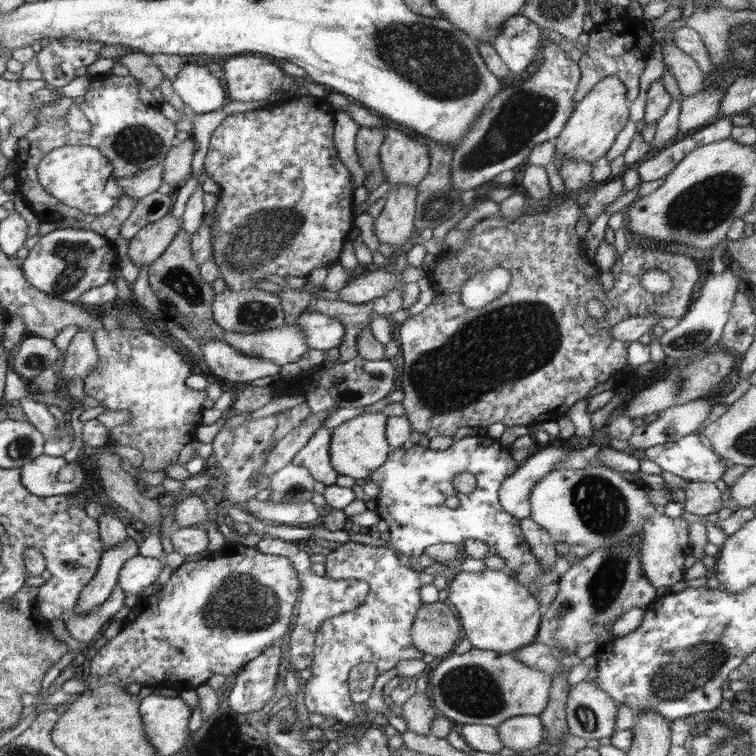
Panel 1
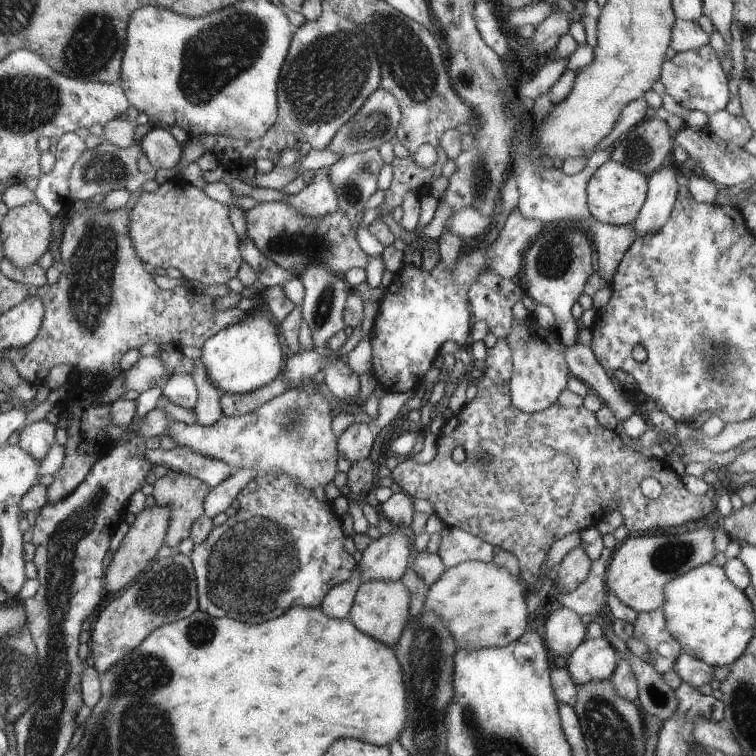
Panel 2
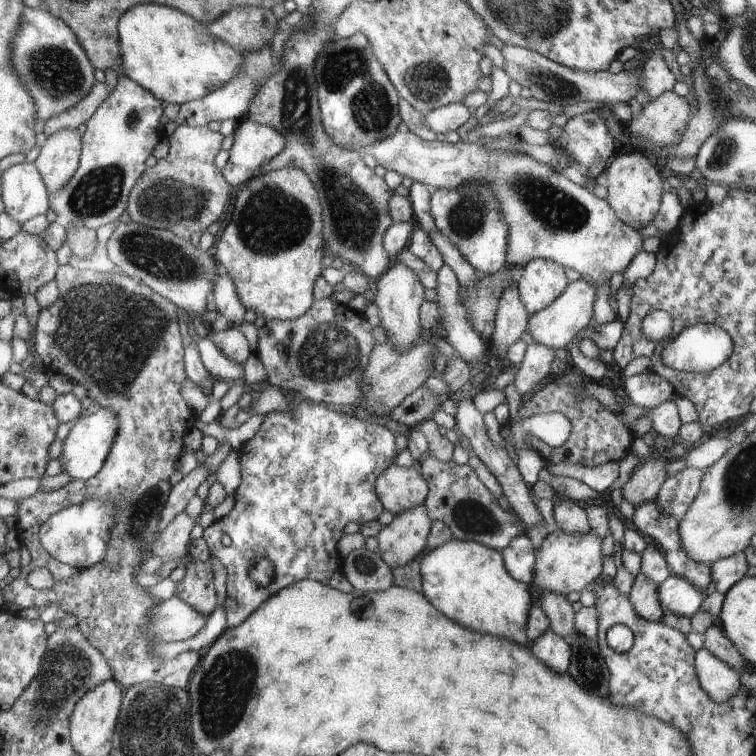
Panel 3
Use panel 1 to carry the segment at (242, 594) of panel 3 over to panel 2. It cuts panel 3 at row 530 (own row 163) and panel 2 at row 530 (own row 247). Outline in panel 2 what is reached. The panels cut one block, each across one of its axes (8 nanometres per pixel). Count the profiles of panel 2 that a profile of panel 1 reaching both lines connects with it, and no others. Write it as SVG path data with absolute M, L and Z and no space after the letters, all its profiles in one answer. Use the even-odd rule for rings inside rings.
M260 474L256 476L248 486L244 486L238 496L236 496L240 506L238 506L236 514L228 517L226 522L220 526L215 526L210 532L210 536L200 544L195 546L190 554L191 562L194 564L196 582L198 583L199 593L199 611L212 616L226 616L240 622L248 622L248 624L258 624L258 622L266 622L270 618L282 616L288 612L292 606L302 606L302 608L318 608L322 604L322 599L331 588L344 584L346 580L350 580L354 568L356 568L356 560L344 550L344 532L342 532L342 524L338 520L338 516L334 514L334 510L326 504L326 501L320 502L316 500L316 496L312 494L312 490L300 486L298 482L294 482L288 474Z

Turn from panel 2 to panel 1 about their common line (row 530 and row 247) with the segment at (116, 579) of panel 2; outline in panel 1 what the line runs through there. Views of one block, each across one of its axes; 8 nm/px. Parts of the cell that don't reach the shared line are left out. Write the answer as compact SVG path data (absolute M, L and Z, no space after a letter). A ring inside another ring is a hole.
M171 213L143 226L130 239L128 258L139 269L144 265L150 265L164 254L180 229L182 229L182 218L176 219Z

